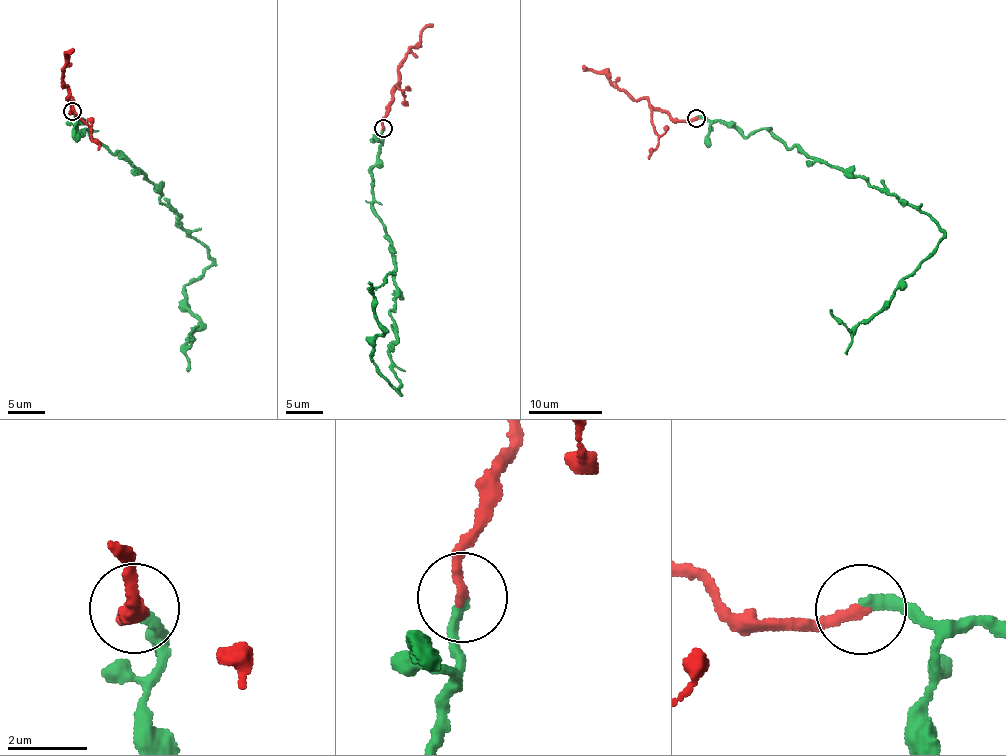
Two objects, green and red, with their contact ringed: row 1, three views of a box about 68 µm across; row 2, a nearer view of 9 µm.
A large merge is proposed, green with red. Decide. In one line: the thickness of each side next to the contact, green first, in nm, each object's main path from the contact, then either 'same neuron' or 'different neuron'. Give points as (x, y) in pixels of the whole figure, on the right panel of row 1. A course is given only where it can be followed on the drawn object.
260 nm thick on the green side, 240 nm on the other; green runs (696, 118), (730, 122), (745, 137), (769, 129), (788, 149), (929, 214), (943, 233), (855, 328), (831, 309); red runs (696, 118), (675, 120), (657, 111), (645, 98), (633, 100), (603, 74), (582, 66); different neuron

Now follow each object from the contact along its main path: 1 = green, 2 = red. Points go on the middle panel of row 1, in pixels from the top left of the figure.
1: (383, 128), (373, 210), (395, 265), (390, 357), (399, 392), (371, 353), (384, 332), (372, 293), (396, 274)
2: (383, 128), (392, 90), (399, 80), (401, 60), (419, 41), (419, 32), (433, 23)

